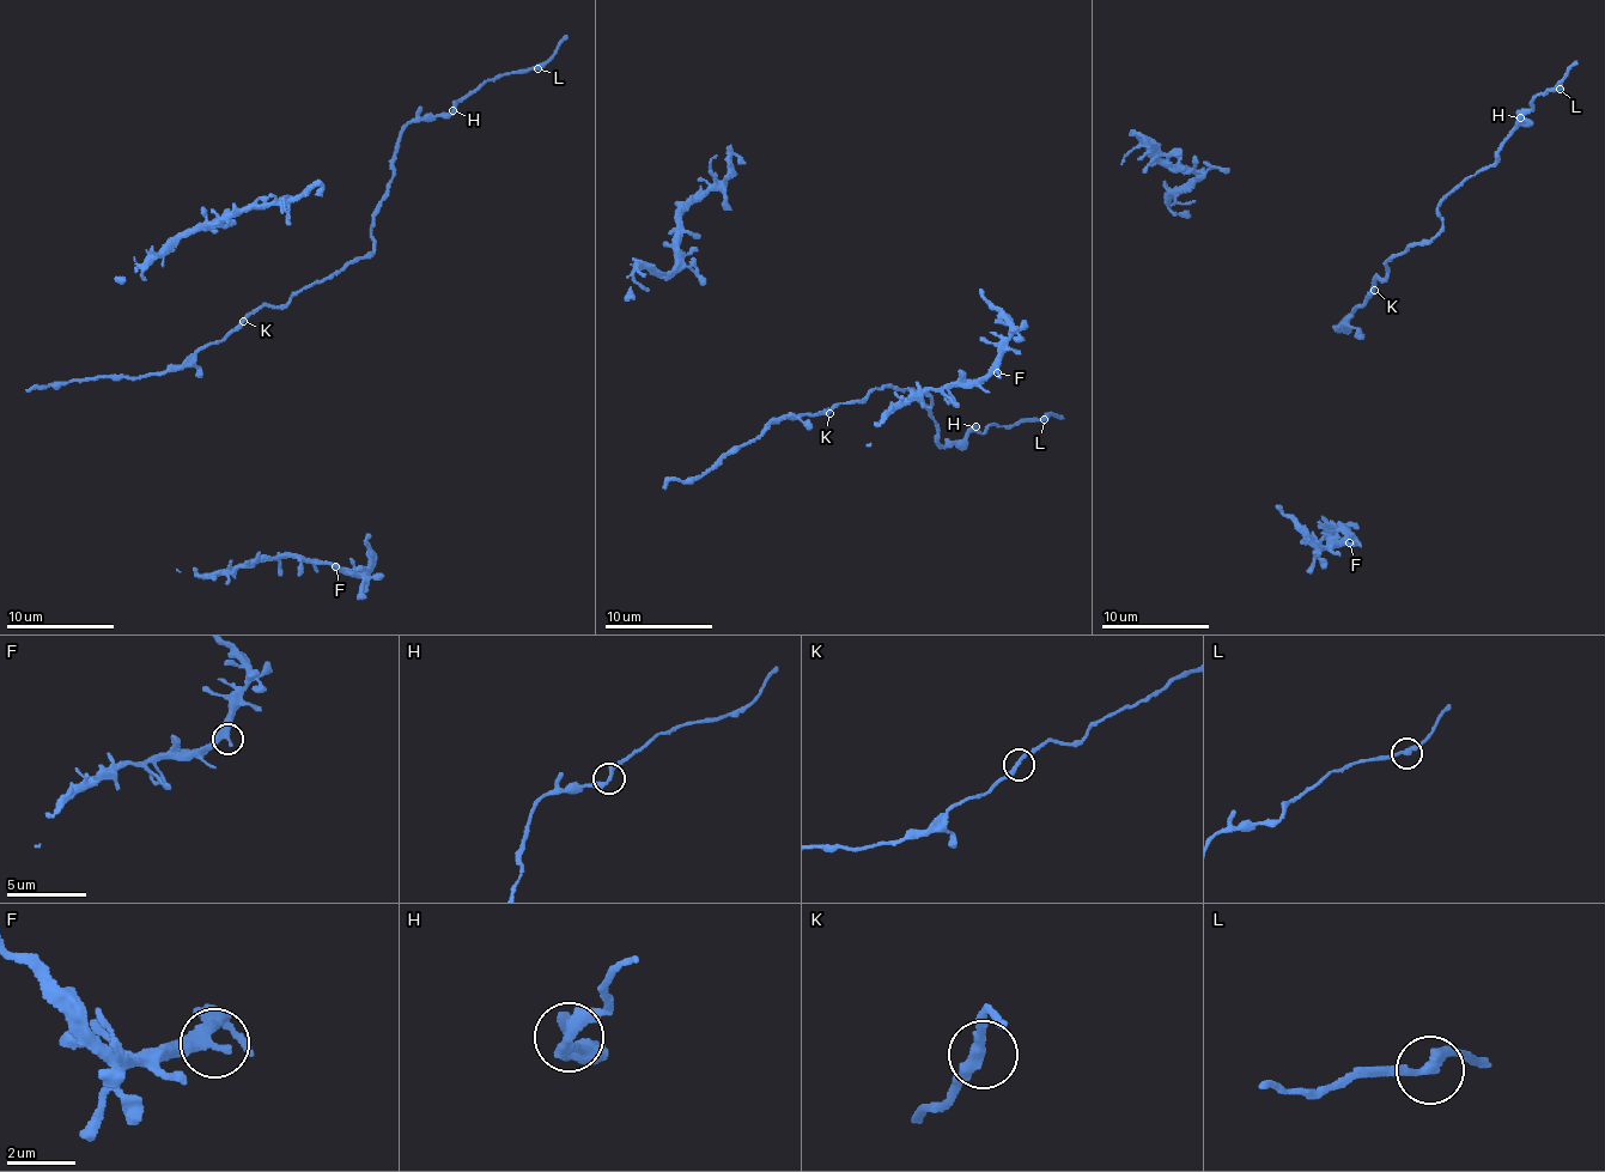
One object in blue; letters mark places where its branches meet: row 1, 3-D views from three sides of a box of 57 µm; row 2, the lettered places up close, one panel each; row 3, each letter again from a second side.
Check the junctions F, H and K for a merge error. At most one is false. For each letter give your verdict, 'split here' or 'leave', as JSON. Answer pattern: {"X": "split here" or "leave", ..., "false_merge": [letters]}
{"F": "leave", "H": "leave", "K": "leave", "false_merge": []}

